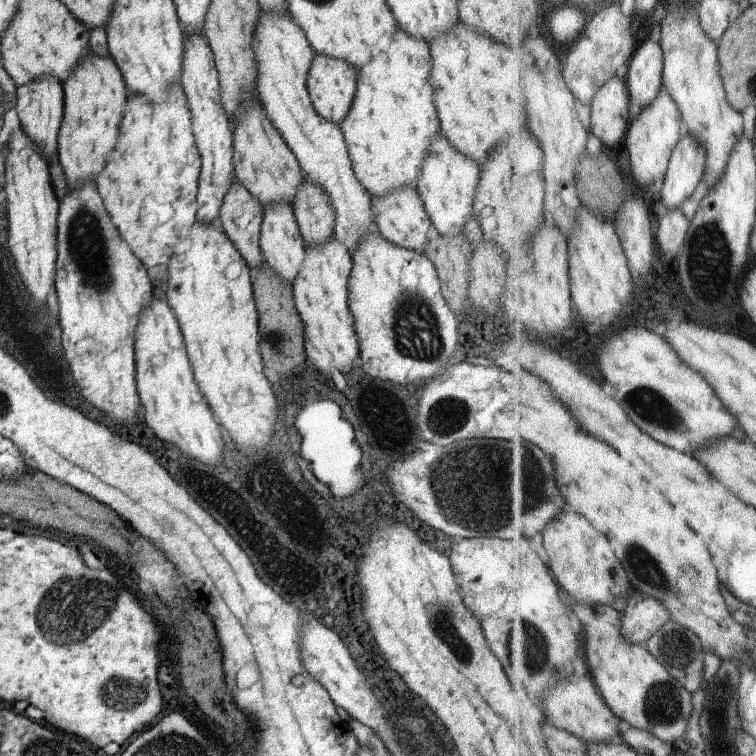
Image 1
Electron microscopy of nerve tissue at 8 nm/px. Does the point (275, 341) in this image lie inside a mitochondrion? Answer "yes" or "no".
yes

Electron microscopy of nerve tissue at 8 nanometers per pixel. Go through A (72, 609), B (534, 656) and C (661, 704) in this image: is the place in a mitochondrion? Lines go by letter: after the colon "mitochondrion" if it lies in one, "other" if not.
A: mitochondrion
B: mitochondrion
C: mitochondrion

